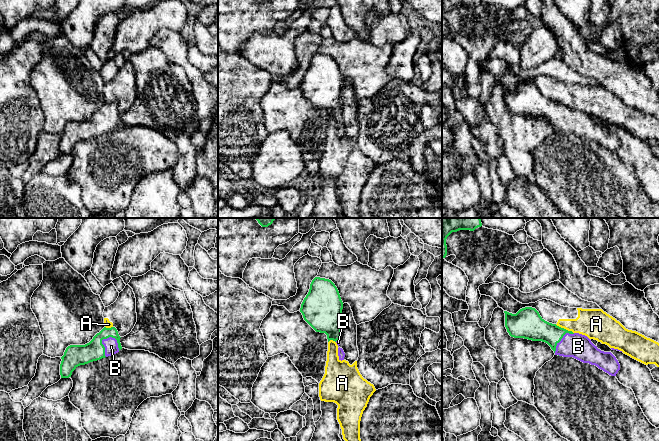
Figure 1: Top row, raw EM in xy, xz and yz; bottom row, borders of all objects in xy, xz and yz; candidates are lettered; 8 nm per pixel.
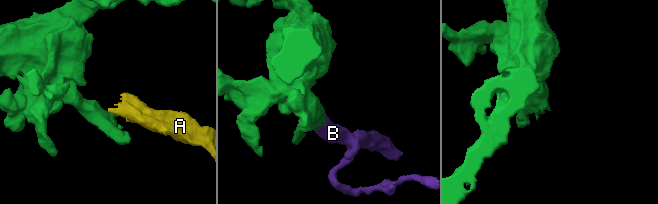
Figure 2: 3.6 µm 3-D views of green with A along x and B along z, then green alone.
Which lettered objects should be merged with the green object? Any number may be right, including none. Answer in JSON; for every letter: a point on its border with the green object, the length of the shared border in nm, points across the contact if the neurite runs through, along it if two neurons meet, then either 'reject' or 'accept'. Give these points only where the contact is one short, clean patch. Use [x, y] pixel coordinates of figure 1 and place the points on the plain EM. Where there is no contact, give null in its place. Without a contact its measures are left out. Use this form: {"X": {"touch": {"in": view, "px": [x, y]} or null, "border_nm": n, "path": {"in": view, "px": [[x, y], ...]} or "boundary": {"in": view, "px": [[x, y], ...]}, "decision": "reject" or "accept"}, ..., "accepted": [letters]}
{"A": {"touch": {"in": "yz", "px": [563, 104]}, "border_nm": 170, "boundary": {"in": "yz", "px": [[555, 100], [573, 109]]}, "decision": "reject"}, "B": {"touch": {"in": "xy", "px": [101, 118]}, "border_nm": 180, "path": {"in": "xy", "px": [[75, 131], [88, 129], [101, 118], [108, 119], [111, 122]]}, "decision": "accept"}, "accepted": ["B"]}

